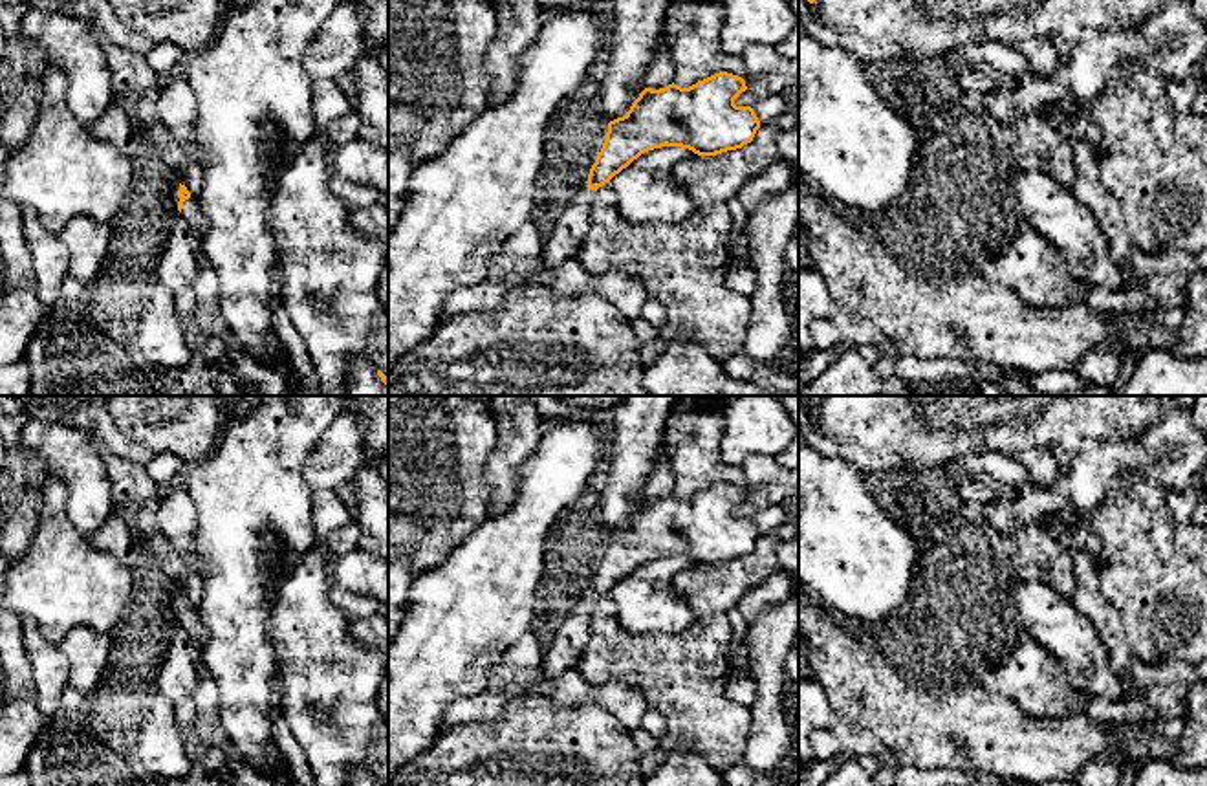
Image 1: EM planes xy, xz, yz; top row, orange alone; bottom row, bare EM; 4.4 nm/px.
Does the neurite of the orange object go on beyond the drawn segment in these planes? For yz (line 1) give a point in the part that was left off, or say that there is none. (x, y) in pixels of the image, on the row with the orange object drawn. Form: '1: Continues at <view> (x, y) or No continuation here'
1: No continuation here

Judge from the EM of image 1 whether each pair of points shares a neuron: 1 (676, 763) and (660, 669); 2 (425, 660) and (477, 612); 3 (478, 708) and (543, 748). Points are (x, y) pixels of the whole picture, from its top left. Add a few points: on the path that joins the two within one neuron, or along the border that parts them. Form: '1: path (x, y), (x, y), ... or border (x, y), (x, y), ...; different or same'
1: border (671, 750), (691, 752), (713, 766); different
2: path (438, 649), (464, 623); same
3: border (528, 689), (515, 695), (497, 717), (453, 728); different

